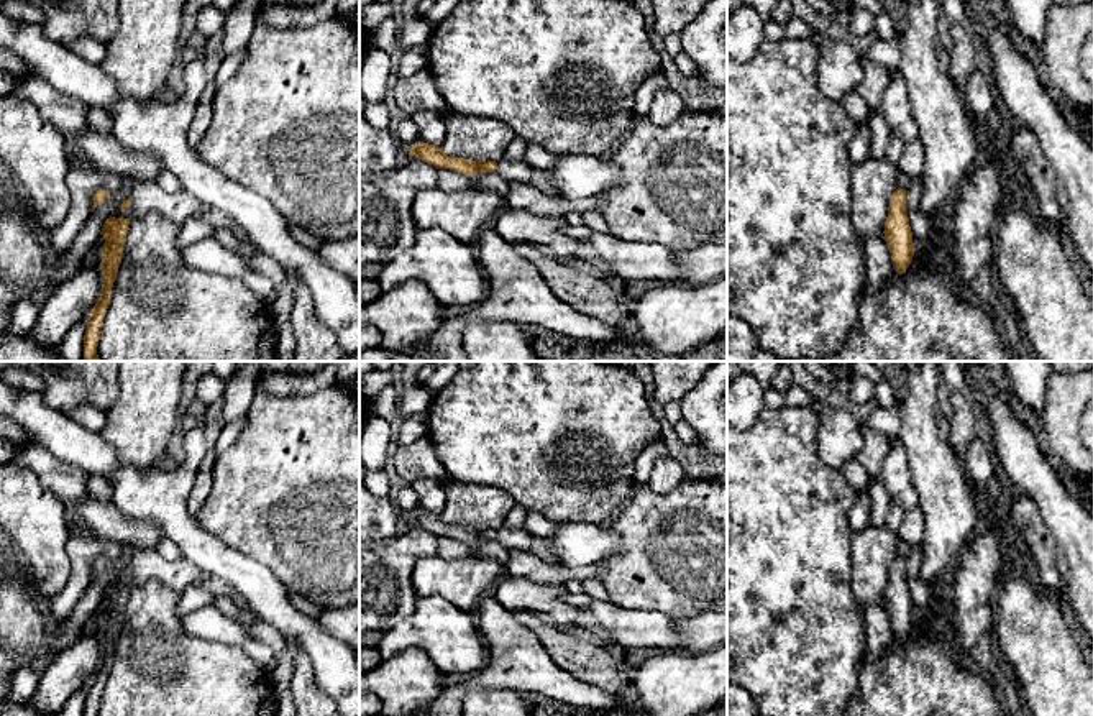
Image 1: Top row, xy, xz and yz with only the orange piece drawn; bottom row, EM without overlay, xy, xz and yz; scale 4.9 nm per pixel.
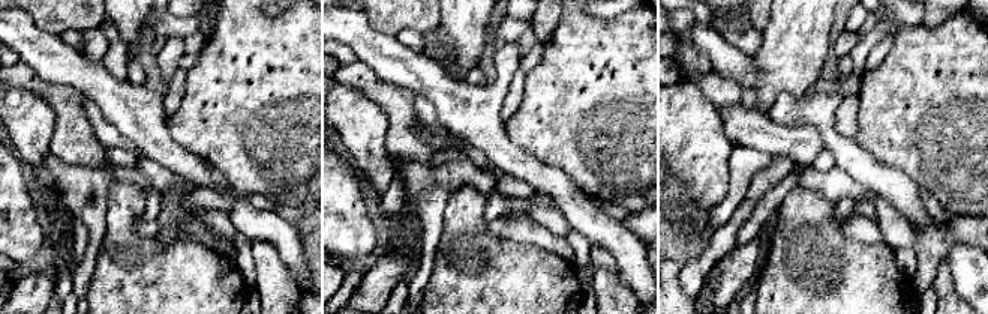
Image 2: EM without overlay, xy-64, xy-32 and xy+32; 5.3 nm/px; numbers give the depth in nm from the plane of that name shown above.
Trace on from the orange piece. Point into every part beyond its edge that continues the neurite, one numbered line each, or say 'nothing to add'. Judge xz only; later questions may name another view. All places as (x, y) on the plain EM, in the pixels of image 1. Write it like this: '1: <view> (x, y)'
1: xz (512, 539)

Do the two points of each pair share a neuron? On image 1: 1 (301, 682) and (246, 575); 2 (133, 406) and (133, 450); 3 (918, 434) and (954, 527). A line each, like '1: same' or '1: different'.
1: different
2: same
3: same

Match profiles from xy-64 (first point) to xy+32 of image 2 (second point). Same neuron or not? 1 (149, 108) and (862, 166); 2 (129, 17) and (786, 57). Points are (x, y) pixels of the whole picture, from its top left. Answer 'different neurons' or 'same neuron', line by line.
1: same neuron
2: same neuron

